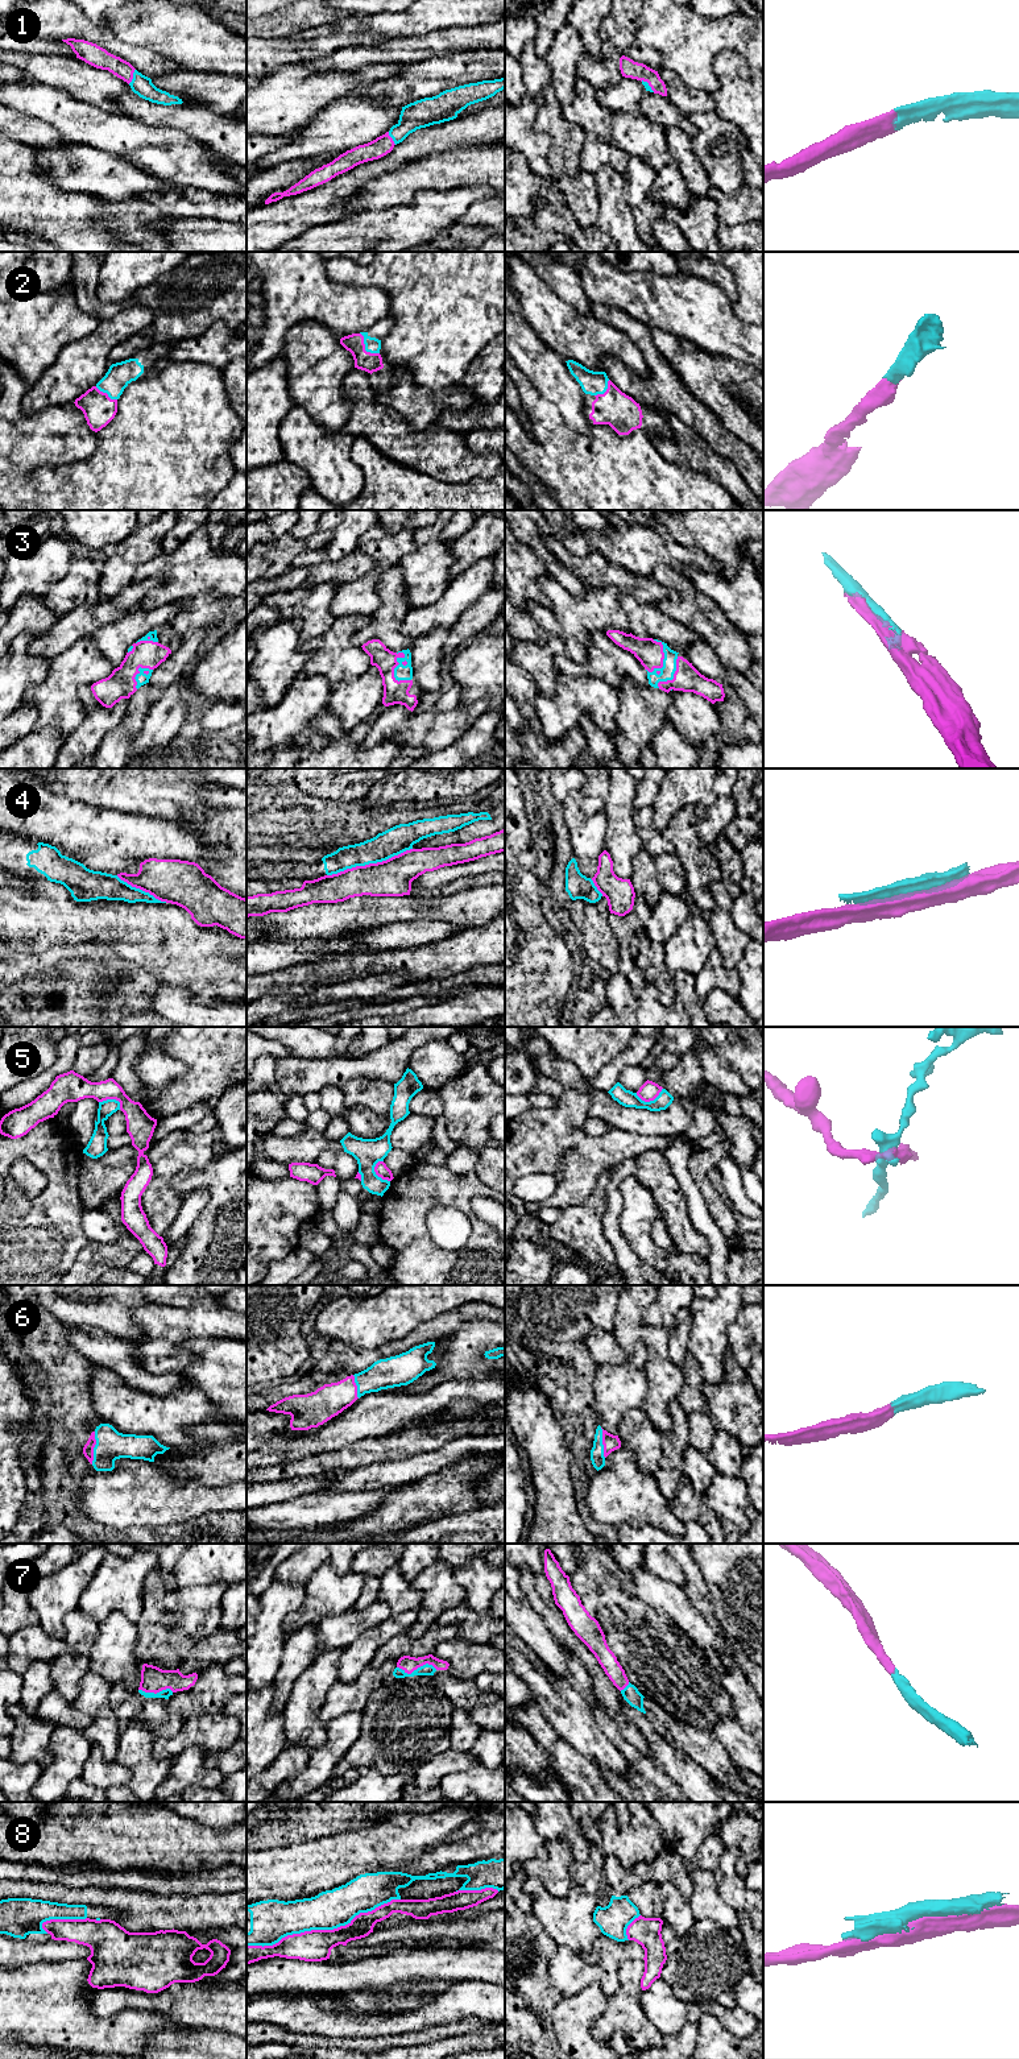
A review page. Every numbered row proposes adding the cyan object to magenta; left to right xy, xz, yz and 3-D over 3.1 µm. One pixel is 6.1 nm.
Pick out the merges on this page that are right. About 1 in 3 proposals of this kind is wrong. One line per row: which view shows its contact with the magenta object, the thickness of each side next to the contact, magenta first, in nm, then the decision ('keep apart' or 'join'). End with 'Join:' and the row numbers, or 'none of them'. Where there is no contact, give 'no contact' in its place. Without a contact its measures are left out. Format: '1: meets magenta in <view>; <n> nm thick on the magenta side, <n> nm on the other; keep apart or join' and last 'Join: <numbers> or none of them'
1: meets magenta in xy; 130 nm thick on the magenta side, 120 nm on the other; join
2: meets magenta in xz; 120 nm thick on the magenta side, 90 nm on the other; join
3: meets magenta in xz; 140 nm thick on the magenta side, 100 nm on the other; join
4: meets magenta in xz; 220 nm thick on the magenta side, 160 nm on the other; keep apart
5: meets magenta in xz; 80 nm thick on the magenta side, 170 nm on the other; keep apart
6: meets magenta in xy; 60 nm thick on the magenta side, 190 nm on the other; join
7: meets magenta in xz; 100 nm thick on the magenta side, 70 nm on the other; join
8: meets magenta in xz; 190 nm thick on the magenta side, 240 nm on the other; keep apart
Join: 1, 2, 3, 6, 7

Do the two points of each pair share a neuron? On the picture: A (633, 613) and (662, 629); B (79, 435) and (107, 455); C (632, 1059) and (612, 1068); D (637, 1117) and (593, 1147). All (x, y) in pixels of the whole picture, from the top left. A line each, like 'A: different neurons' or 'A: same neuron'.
A: same neuron
B: different neurons
C: same neuron
D: different neurons

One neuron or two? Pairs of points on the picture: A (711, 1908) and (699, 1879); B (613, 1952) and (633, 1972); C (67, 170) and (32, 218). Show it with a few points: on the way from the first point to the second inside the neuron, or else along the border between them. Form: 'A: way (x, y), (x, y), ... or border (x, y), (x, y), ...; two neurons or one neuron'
A: way (705, 1901), (704, 1885); one neuron
B: border (642, 1958), (620, 1967), (616, 1992); two neurons
C: border (36, 161), (37, 166), (59, 189), (86, 193); two neurons

